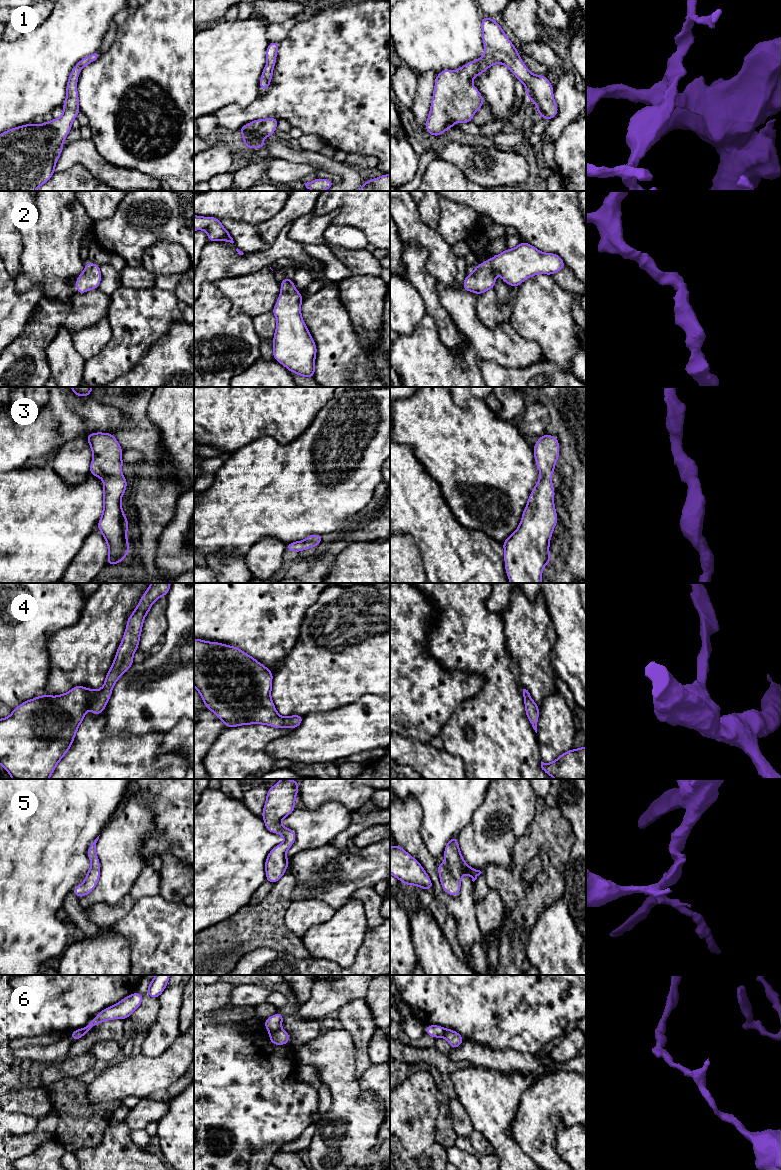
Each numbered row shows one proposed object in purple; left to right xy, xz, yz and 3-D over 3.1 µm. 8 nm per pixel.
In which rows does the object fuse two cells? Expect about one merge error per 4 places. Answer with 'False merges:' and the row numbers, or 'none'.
False merges: 6

